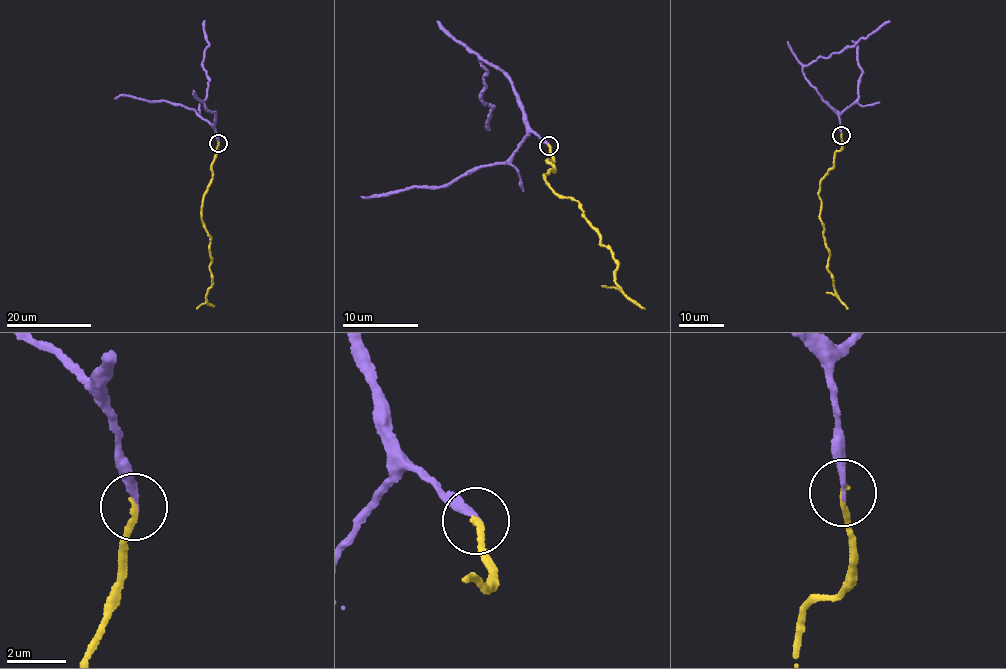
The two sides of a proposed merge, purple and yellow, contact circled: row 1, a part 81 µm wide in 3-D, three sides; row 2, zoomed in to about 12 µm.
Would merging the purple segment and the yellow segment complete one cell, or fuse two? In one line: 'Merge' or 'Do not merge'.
Merge

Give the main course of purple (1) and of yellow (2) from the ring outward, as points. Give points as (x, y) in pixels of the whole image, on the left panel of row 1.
1: (219, 142), (215, 114), (205, 104), (208, 83), (202, 63), (208, 44), (203, 26), (204, 20)
2: (218, 143), (201, 220), (210, 236), (212, 260), (211, 285), (205, 299), (214, 305)

